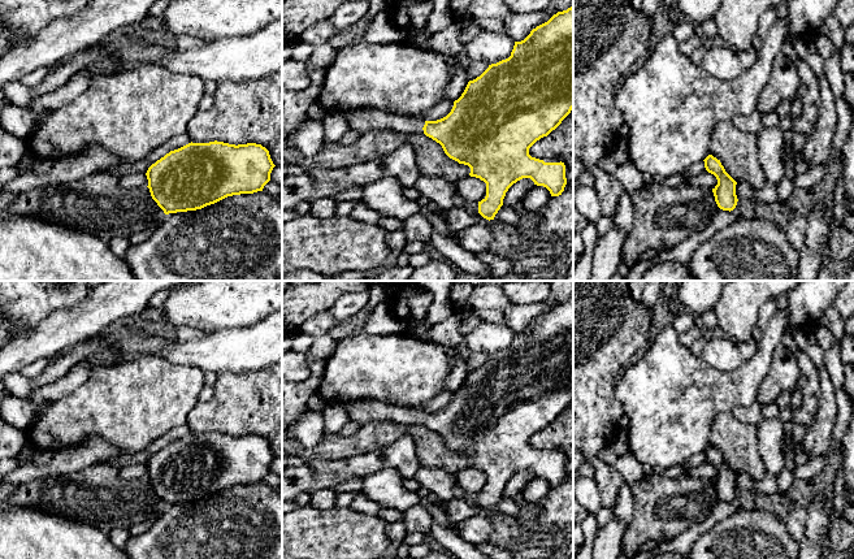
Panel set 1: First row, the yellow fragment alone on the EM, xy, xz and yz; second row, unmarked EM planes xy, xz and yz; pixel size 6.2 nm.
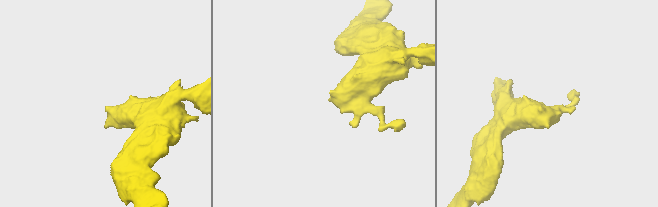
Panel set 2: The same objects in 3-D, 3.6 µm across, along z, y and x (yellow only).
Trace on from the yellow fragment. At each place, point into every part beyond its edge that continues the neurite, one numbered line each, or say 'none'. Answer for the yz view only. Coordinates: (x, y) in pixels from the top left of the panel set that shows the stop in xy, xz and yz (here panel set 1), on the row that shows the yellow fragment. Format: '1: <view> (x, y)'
none

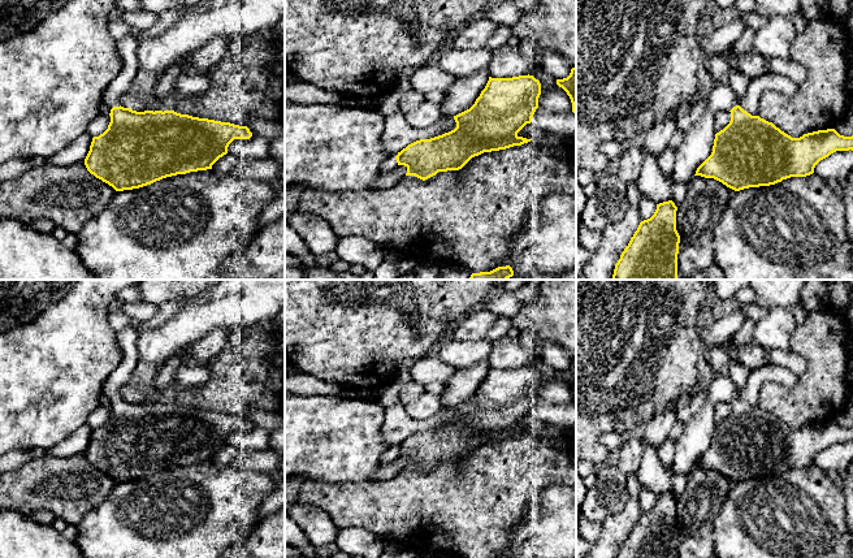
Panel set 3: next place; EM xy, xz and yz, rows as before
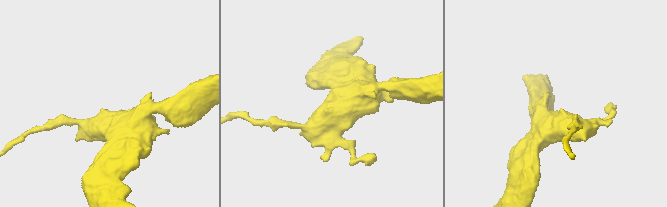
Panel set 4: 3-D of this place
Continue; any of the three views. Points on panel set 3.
1: xy (126, 47)

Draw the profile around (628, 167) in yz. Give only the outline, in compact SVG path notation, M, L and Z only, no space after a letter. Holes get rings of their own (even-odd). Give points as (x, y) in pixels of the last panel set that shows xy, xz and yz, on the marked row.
M635 140L625 143L623 153L614 163L615 173L625 182L625 185L635 183L642 166L642 151L640 142Z

